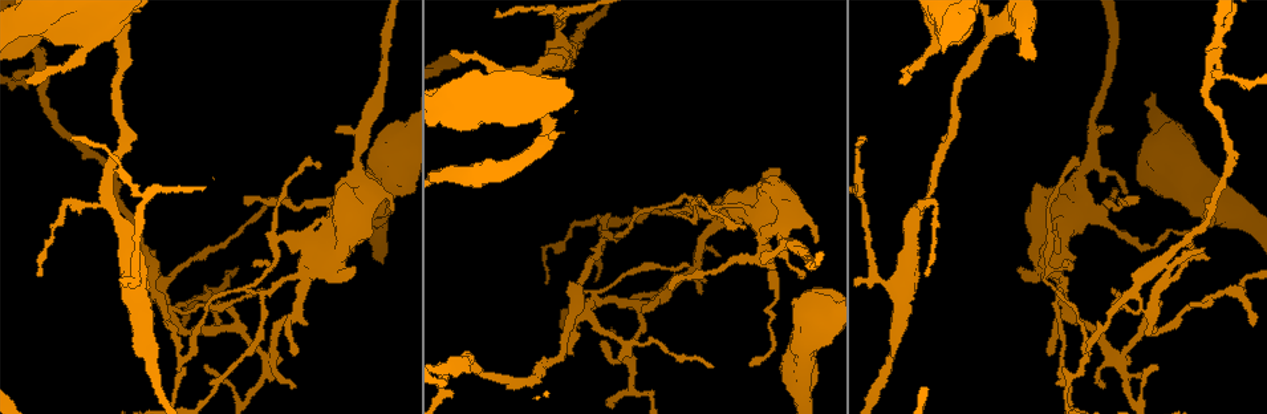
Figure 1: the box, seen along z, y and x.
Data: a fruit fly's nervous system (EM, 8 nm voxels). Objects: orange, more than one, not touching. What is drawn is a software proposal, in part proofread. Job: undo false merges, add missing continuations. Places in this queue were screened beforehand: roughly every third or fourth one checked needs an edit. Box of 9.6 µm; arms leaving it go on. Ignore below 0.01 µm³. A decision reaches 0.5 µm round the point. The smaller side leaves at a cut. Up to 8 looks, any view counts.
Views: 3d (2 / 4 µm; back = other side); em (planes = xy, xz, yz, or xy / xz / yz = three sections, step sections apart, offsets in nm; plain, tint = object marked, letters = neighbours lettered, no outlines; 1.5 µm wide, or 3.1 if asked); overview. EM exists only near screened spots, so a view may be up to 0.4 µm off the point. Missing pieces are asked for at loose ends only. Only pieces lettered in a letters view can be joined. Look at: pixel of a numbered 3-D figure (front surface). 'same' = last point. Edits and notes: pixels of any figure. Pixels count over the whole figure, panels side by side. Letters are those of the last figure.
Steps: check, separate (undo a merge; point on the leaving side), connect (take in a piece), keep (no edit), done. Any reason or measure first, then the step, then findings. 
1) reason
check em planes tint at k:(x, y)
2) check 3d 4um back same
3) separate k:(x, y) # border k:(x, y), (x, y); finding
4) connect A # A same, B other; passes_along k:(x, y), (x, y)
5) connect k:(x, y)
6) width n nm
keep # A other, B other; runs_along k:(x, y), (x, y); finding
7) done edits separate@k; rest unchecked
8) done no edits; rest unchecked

thin end
check 3d 2um at 1:(749, 364)

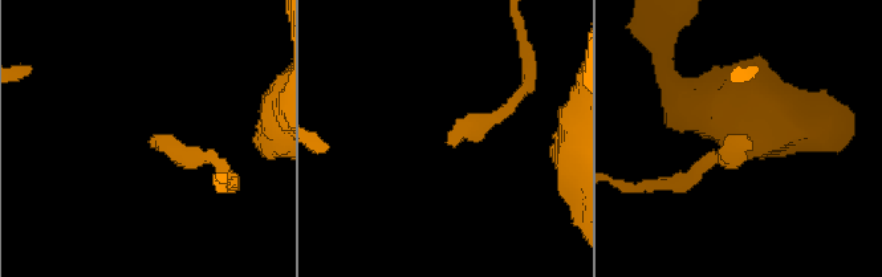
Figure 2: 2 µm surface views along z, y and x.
check em xz step 4 letters at 2:(450, 138)

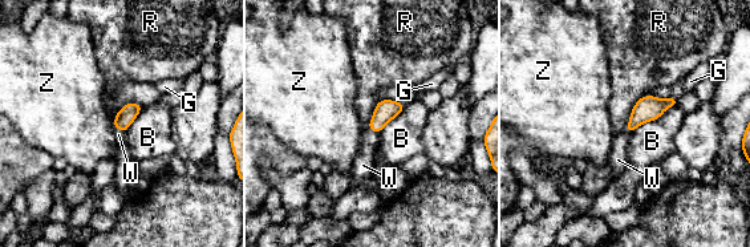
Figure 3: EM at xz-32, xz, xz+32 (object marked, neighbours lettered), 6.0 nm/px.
width 110 nm
connect W # B other, G other, R other, W same, Z other; passes_along 3:(125, 117), (120, 129), (118, 134); the neuron continues

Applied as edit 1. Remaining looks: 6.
check overview

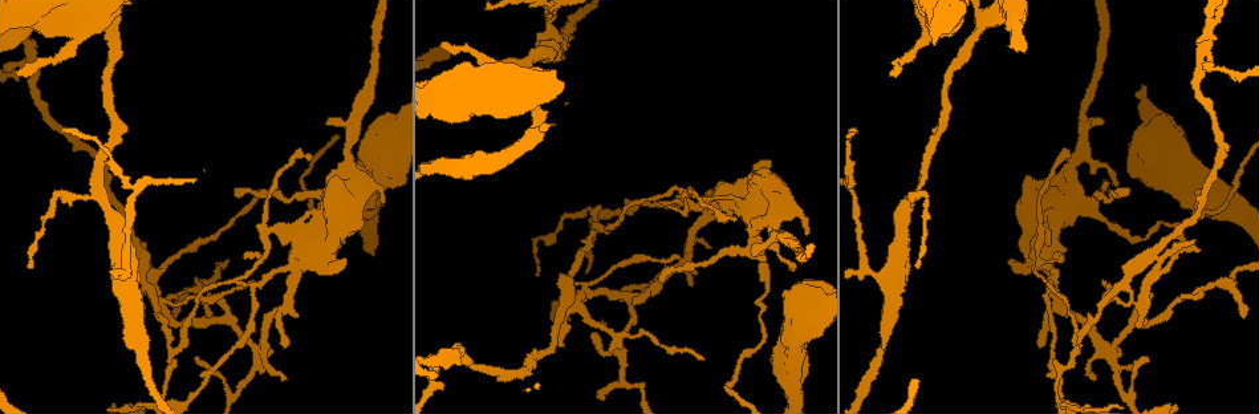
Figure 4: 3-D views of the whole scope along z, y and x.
abrupt turn
check 3d 4um at 4:(922, 195)

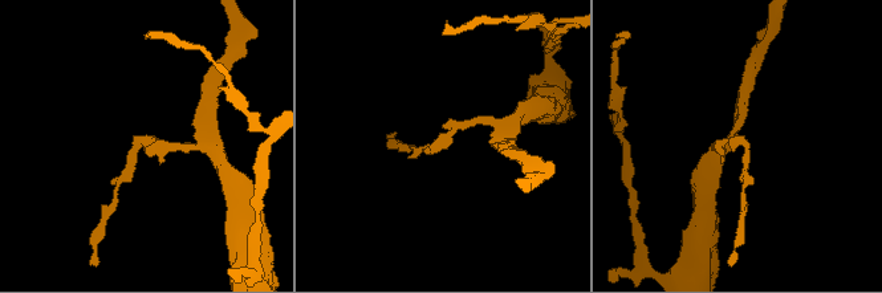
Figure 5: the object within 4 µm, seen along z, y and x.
check em planes tint at 5:(741, 142)

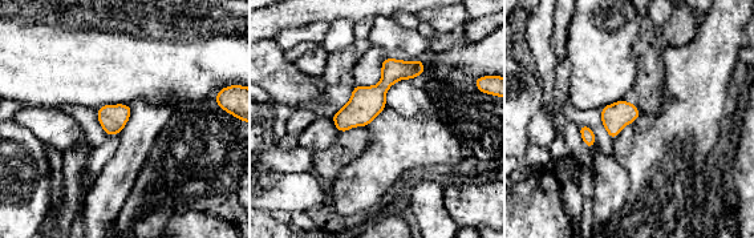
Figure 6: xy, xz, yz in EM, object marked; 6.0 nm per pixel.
see the neighbours
check em planes letters same

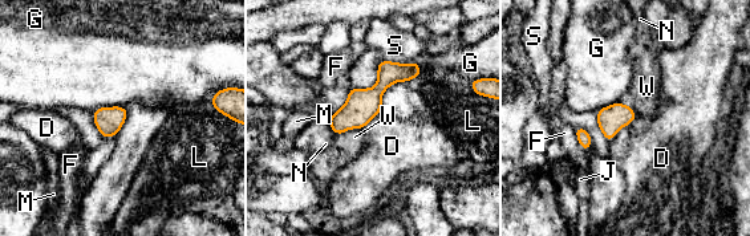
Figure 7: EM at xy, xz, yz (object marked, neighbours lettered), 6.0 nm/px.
width 150 nm
keep # D other, F other, G other, J other, L other, M other, N other, S other, W other; runs_along 7:(412, 69), (394, 72), (336, 129); all the same neuron

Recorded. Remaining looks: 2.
tapers out
check em planes plain at 4:(892, 73)

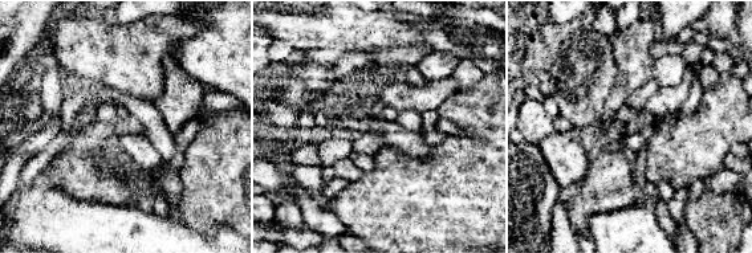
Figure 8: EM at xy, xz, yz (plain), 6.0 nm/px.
see the neighbours
check em planes letters same

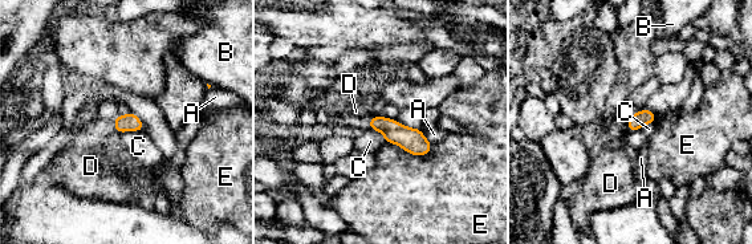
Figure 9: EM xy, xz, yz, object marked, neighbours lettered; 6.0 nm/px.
longest_contact E 300 nm
connect D # A other, B other, C other, D same, E other; passes_along 9:(130, 122), (116, 127), (92, 161); it goes on there

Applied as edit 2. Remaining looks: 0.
done edits connect@3, connect@9; rest unchecked

